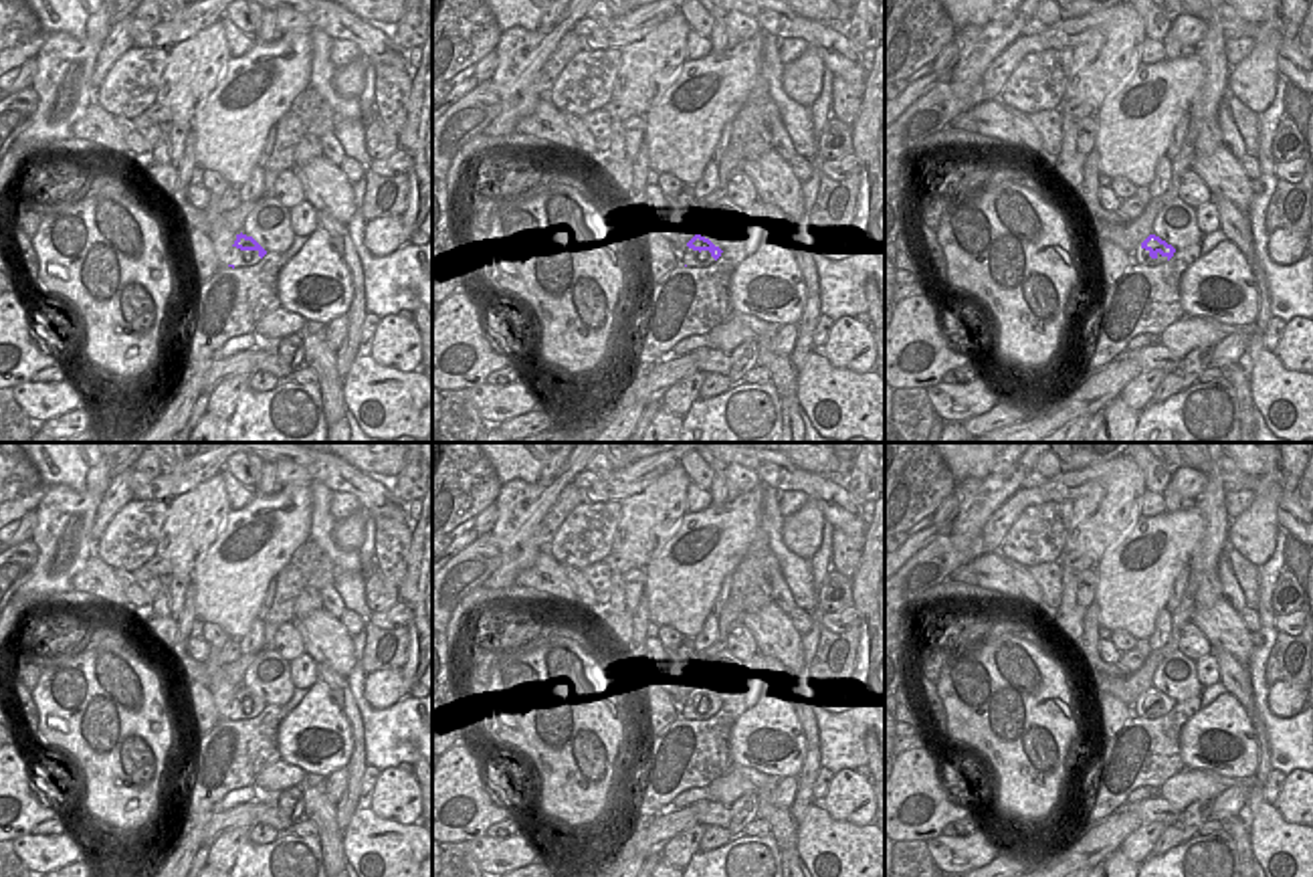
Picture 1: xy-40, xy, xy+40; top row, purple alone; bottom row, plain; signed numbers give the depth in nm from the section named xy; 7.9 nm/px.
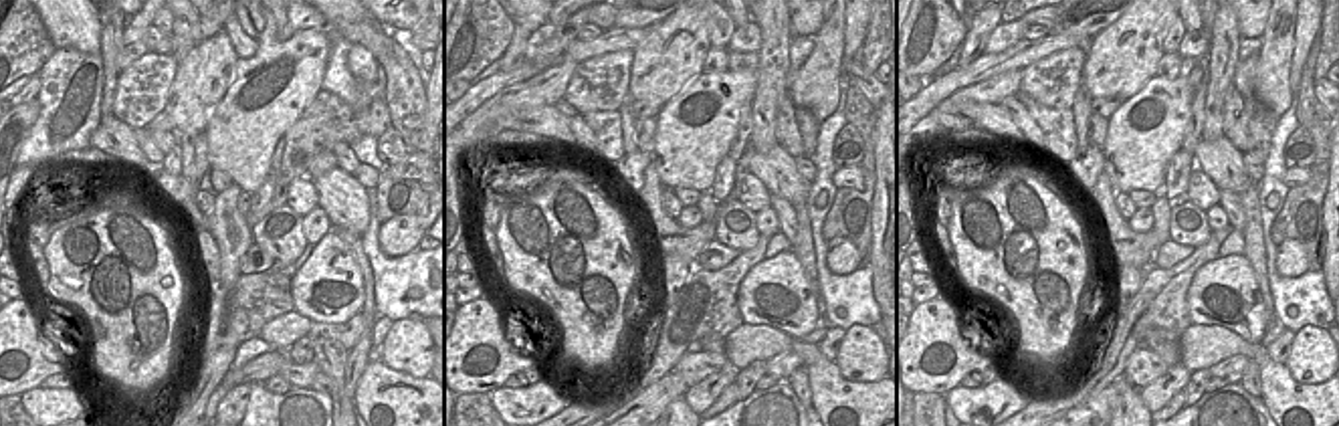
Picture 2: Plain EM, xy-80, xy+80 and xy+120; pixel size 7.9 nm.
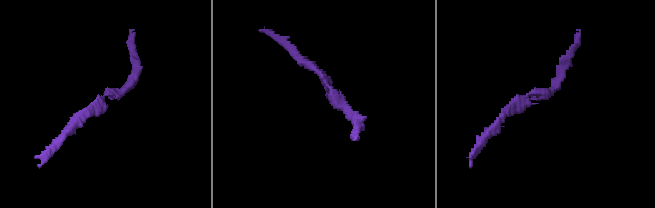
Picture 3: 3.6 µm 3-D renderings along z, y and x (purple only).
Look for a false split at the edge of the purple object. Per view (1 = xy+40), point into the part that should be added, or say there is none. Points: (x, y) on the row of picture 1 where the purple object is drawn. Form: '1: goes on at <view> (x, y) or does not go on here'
1: does not go on here

